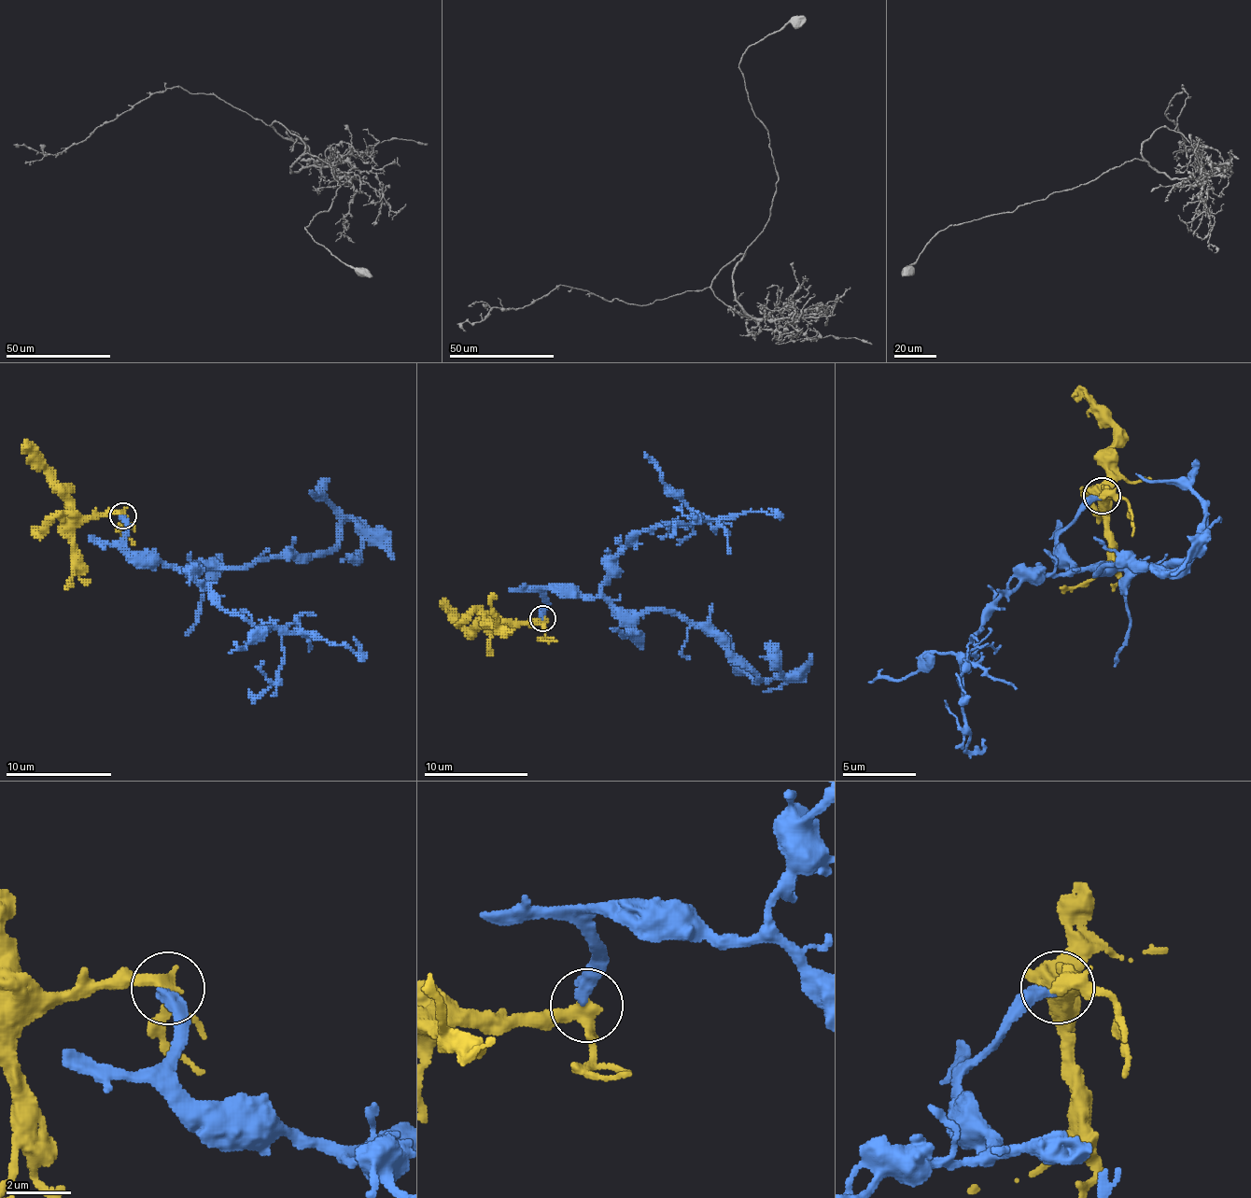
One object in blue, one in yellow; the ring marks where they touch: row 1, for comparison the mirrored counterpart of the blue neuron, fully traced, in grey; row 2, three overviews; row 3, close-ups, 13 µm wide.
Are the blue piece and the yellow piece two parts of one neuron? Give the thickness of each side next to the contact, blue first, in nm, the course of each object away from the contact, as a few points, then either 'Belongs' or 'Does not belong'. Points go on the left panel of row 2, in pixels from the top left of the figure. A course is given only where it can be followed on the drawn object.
Thickness 340 nm (blue) against 360 nm. Course of blue: (122, 515), (132, 552), (187, 567), (330, 554), (350, 518), (360, 542), (352, 555). Course of yellow: (122, 515), (79, 515), (74, 511), (71, 497), (24, 440). Does not belong

